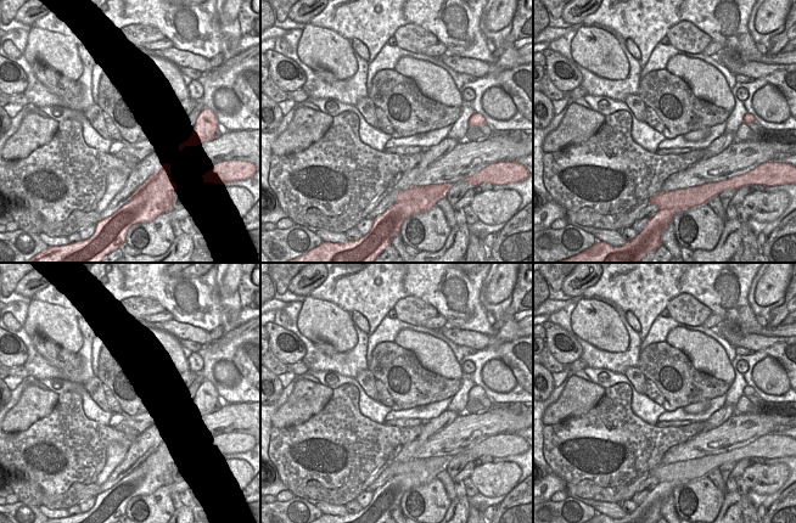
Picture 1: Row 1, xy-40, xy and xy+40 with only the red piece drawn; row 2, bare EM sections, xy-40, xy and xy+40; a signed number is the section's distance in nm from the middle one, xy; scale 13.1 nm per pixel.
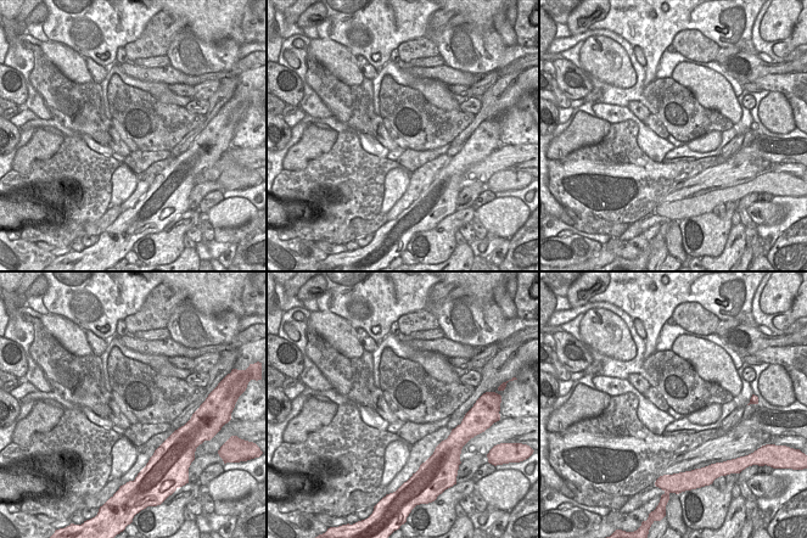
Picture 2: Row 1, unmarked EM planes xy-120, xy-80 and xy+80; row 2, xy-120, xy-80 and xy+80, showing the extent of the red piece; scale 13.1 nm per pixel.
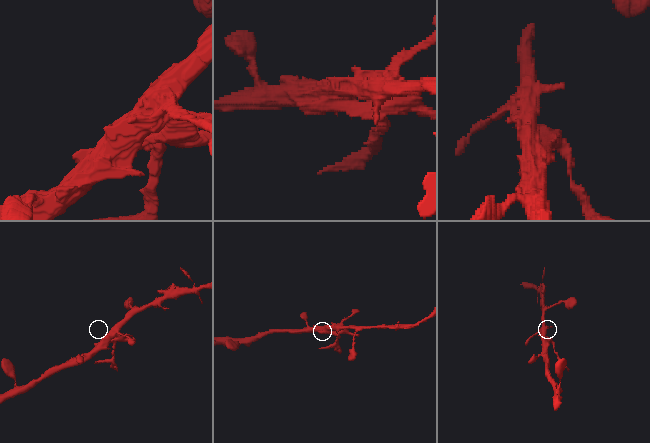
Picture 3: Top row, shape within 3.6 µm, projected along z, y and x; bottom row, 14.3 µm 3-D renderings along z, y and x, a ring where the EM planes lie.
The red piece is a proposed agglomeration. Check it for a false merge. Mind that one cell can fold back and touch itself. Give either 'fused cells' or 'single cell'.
fused cells

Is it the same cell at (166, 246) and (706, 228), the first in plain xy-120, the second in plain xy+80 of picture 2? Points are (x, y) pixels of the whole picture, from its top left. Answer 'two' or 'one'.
one

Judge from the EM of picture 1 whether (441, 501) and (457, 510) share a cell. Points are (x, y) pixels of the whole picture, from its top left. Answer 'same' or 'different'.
different

